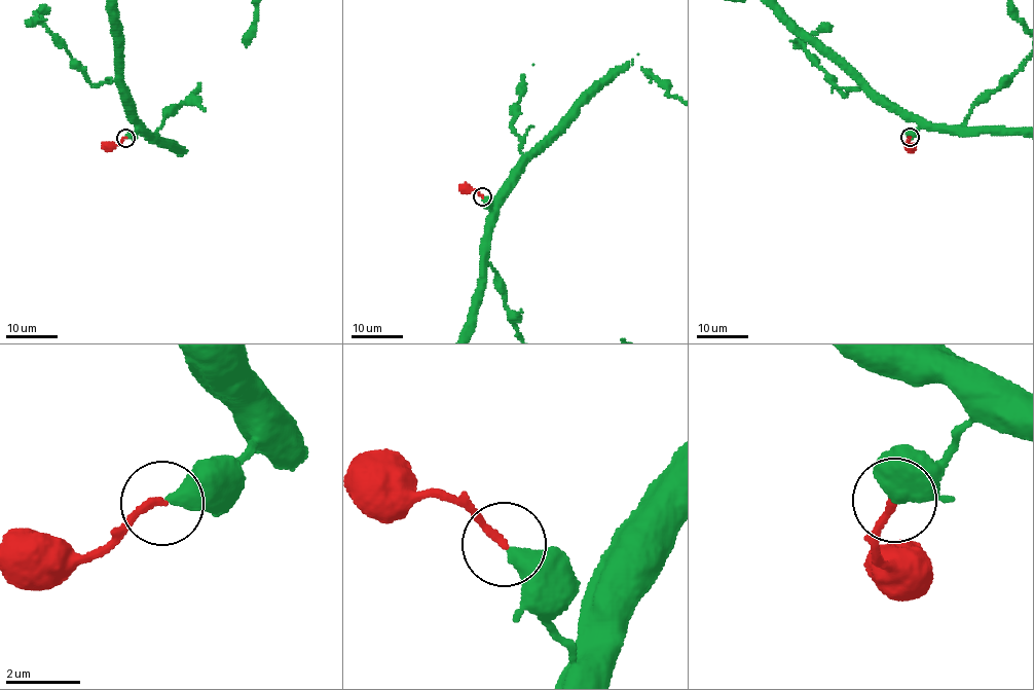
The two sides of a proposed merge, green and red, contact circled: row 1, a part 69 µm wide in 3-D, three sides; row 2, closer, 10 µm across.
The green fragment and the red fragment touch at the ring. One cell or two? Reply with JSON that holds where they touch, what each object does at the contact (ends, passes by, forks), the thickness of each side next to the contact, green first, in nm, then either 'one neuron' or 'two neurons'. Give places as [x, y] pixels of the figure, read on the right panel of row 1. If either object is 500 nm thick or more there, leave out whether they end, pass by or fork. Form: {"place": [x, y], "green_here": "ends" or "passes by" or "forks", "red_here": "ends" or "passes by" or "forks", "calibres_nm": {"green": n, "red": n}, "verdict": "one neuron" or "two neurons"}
{"place": [910, 137], "green_here": "ends", "red_here": "ends", "calibres_nm": {"green": 480, "red": 200}, "verdict": "one neuron"}

